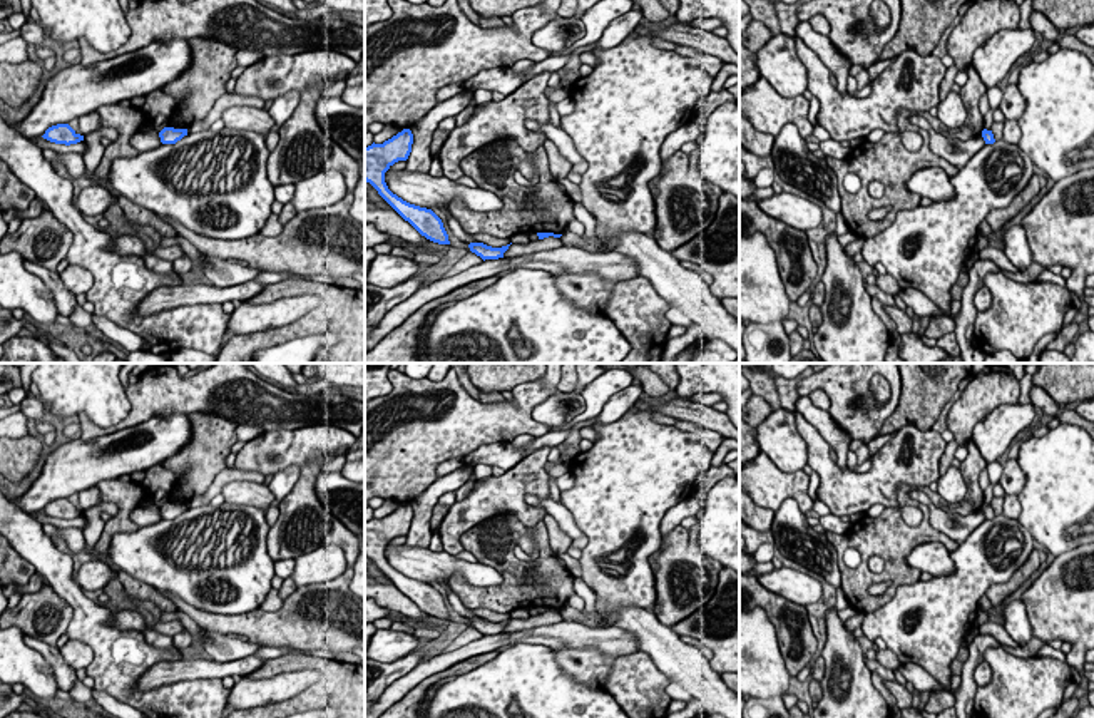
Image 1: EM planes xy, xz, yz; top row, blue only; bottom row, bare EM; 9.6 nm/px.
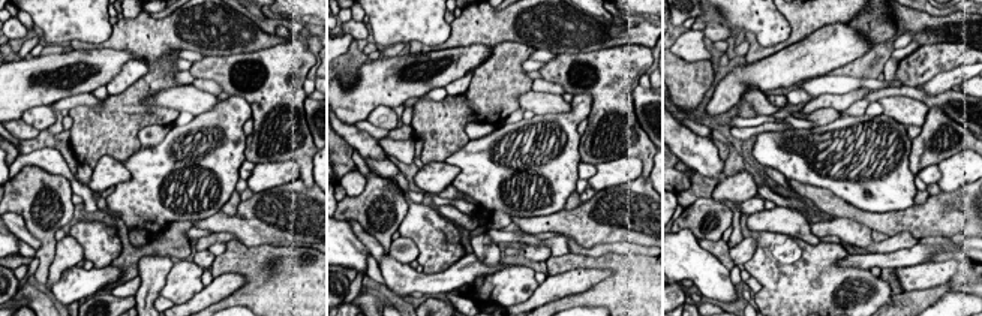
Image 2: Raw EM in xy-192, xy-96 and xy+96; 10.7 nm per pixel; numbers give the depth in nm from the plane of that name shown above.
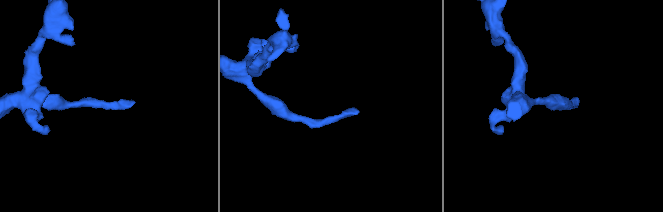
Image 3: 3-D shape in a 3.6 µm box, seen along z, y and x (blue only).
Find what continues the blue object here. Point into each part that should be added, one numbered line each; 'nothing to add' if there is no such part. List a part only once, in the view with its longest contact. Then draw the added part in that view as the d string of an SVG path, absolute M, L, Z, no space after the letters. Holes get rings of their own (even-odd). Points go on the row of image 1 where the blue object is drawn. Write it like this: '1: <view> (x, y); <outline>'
nothing to add

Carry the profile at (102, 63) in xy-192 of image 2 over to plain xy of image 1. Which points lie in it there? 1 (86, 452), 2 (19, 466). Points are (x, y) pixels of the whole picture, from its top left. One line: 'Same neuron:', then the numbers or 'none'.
Same neuron: 1

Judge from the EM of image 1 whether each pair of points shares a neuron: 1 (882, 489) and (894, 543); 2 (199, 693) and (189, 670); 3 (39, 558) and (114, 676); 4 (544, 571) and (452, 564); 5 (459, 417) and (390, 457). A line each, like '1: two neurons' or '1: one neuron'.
1: two neurons
2: two neurons
3: one neuron
4: two neurons
5: one neuron

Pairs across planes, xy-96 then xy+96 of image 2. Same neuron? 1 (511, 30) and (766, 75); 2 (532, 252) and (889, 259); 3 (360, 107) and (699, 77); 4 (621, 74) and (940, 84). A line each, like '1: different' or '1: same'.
1: different
2: different
3: different
4: different

